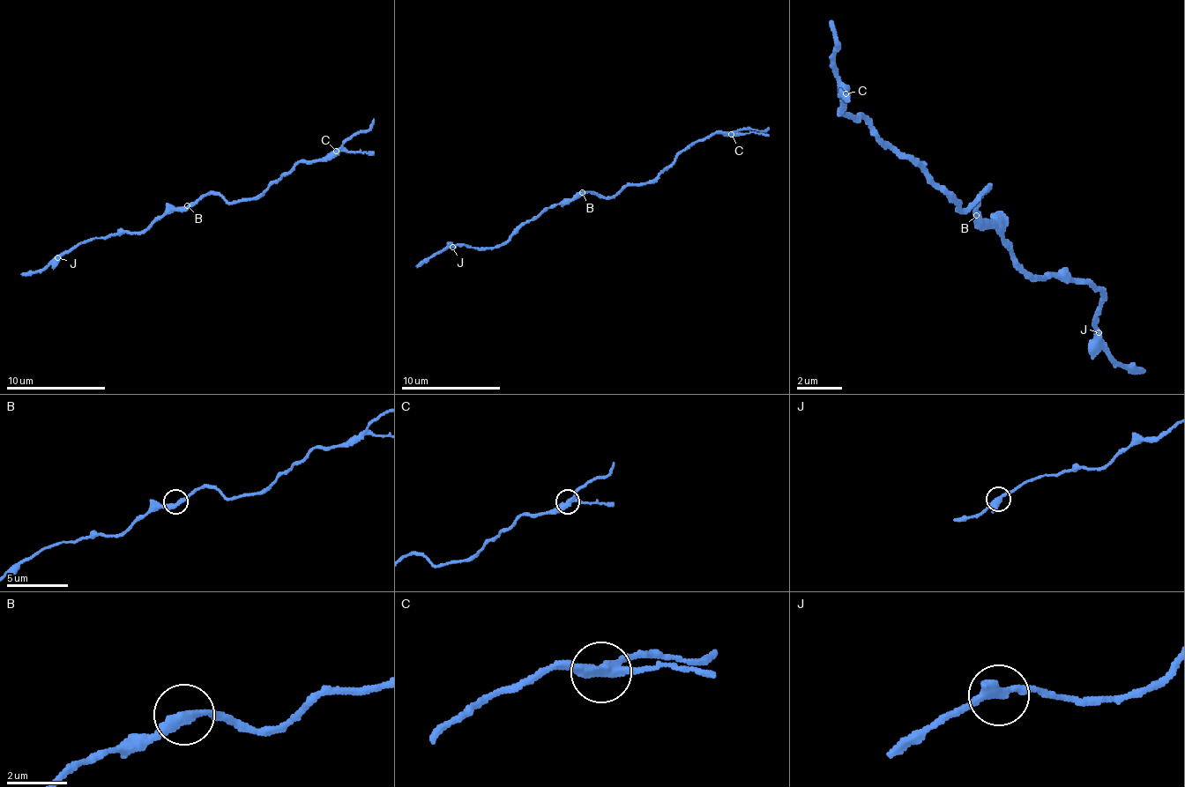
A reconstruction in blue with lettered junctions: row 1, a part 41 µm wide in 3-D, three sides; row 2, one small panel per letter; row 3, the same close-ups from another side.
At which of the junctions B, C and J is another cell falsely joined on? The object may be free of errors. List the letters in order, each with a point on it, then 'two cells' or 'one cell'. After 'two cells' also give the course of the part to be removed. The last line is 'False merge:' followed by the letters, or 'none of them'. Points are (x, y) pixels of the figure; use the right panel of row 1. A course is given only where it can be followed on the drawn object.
B: place (976, 215); one cell
C: place (845, 93); two cells; course (847, 92), (847, 103)
J: place (1099, 332); one cell
False merge: C

